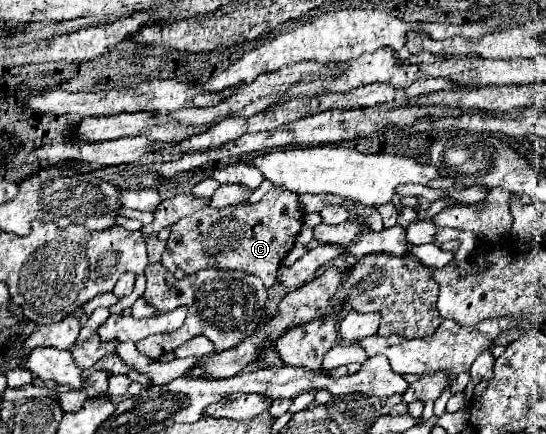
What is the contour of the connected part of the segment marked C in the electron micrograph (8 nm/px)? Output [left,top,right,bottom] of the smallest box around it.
[161,186,303,288]

